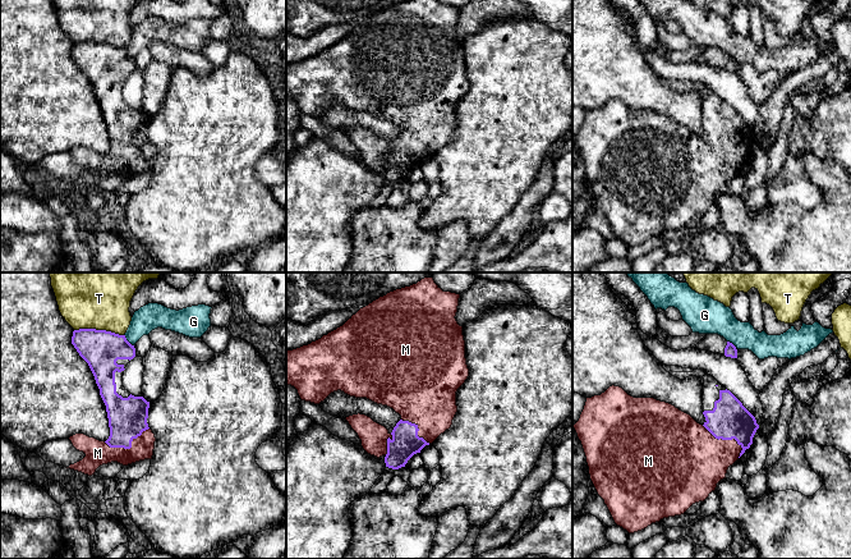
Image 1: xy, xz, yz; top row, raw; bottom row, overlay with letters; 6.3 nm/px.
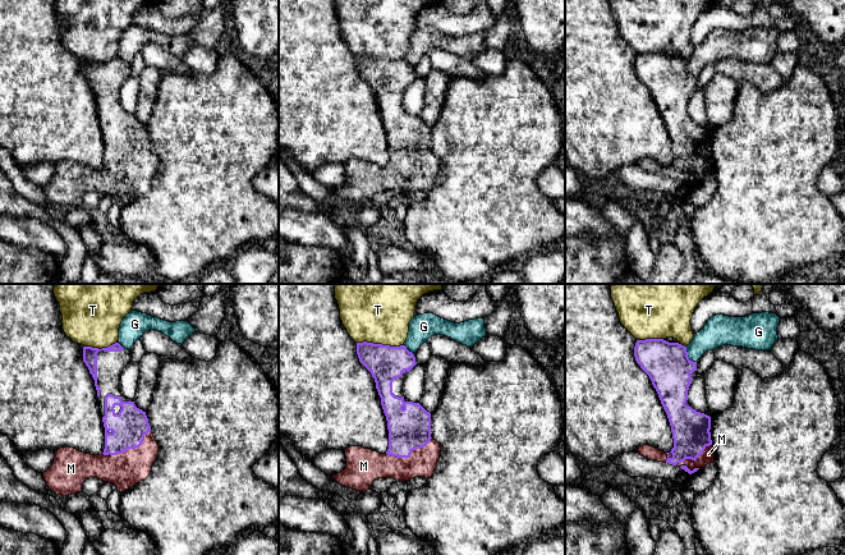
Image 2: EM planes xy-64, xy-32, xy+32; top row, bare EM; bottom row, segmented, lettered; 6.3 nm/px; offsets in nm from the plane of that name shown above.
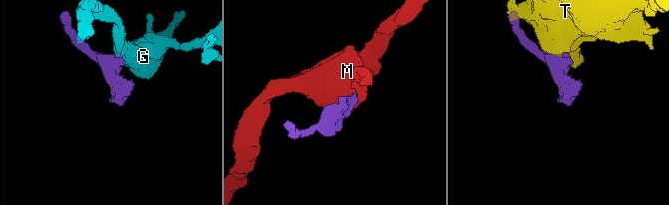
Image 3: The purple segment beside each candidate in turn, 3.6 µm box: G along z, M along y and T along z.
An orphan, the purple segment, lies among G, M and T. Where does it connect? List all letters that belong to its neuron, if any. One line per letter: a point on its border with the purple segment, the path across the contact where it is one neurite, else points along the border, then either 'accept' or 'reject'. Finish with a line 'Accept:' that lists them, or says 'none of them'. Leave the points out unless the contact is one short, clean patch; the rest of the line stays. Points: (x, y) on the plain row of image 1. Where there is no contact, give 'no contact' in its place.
G: xy (127, 54) | reject
M: xy (128, 161) | accept
T: xy (99, 44) | reject
Accept: M

